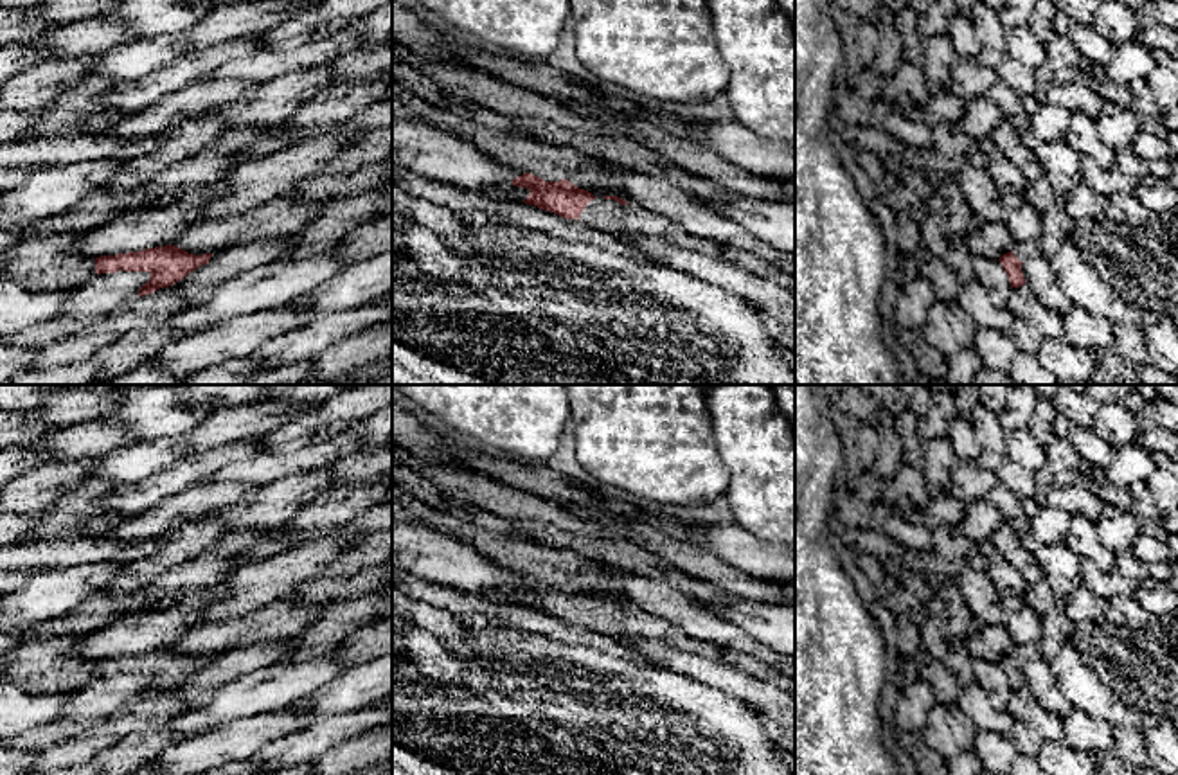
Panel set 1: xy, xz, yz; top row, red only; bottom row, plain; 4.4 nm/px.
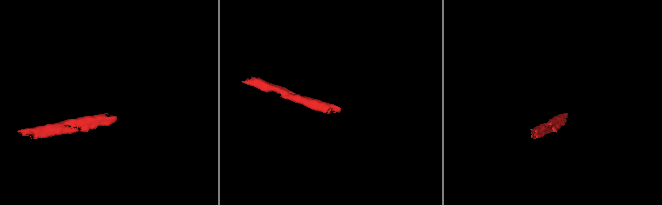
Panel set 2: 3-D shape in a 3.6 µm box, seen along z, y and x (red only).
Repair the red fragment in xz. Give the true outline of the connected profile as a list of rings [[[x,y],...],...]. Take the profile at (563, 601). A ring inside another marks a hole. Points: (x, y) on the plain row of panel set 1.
[[[523,575],[513,583],[513,588],[531,593],[523,606],[567,622],[585,624],[619,640],[629,637],[656,640],[667,647],[721,662],[723,653],[728,651],[718,644],[692,638],[671,622],[656,619],[637,606],[624,604],[619,599],[595,601],[592,595],[576,590],[565,581],[559,584],[545,584],[540,579]]]

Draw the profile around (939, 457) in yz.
[[[948,437],[923,441],[923,477],[932,498],[950,494],[950,473],[959,462]]]

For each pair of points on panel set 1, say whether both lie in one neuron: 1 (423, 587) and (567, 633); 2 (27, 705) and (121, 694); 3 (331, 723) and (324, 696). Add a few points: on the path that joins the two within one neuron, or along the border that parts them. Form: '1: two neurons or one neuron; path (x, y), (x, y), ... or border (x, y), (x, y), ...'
1: one neuron; path (459, 603), (531, 621)
2: two neurons; border (69, 693), (63, 711), (56, 720), (31, 729)
3: two neurons; border (369, 705), (358, 711), (324, 712), (317, 718)

